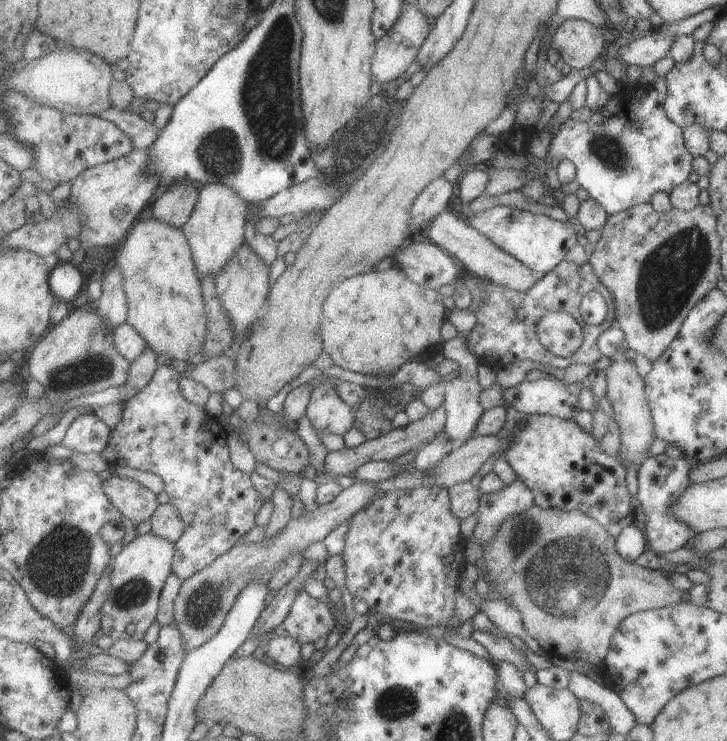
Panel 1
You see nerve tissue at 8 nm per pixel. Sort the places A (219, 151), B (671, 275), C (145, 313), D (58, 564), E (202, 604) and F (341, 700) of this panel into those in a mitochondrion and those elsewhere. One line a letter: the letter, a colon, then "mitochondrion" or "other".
A: mitochondrion
B: mitochondrion
C: other
D: mitochondrion
E: mitochondrion
F: other

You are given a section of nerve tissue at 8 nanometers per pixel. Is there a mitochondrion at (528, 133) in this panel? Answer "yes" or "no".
no

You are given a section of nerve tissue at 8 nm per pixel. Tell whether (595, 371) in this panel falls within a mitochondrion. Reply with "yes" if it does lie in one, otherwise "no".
no

